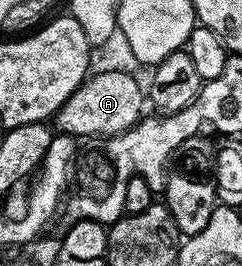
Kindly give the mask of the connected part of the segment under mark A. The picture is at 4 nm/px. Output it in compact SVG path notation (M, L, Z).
M101 71L90 74L85 82L81 83L75 89L75 93L71 93L71 97L67 97L67 101L60 107L55 116L56 130L63 134L69 134L76 137L82 135L101 135L100 137L112 137L115 135L122 135L124 131L130 131L136 123L141 122L146 103L147 95L137 84L137 79L133 75L128 75L125 71Z

